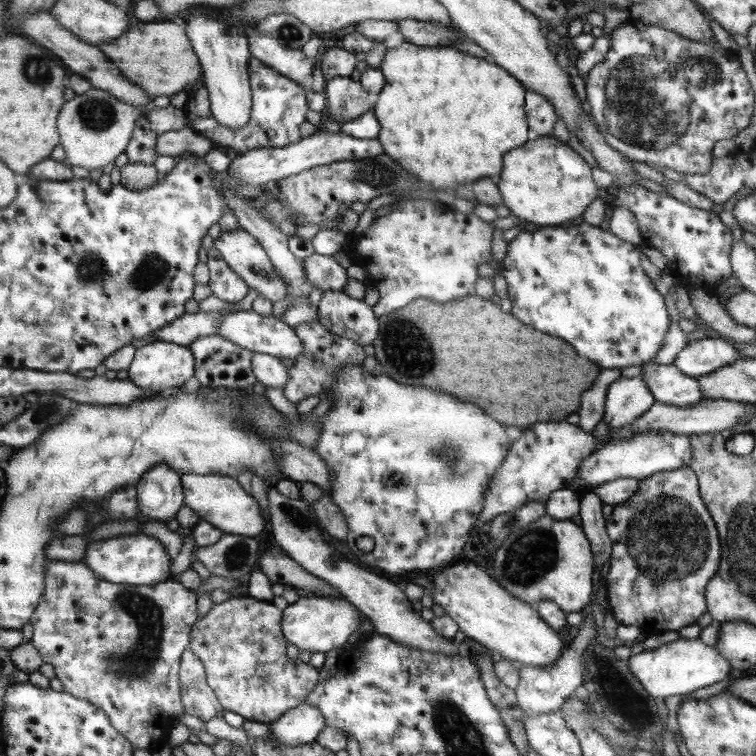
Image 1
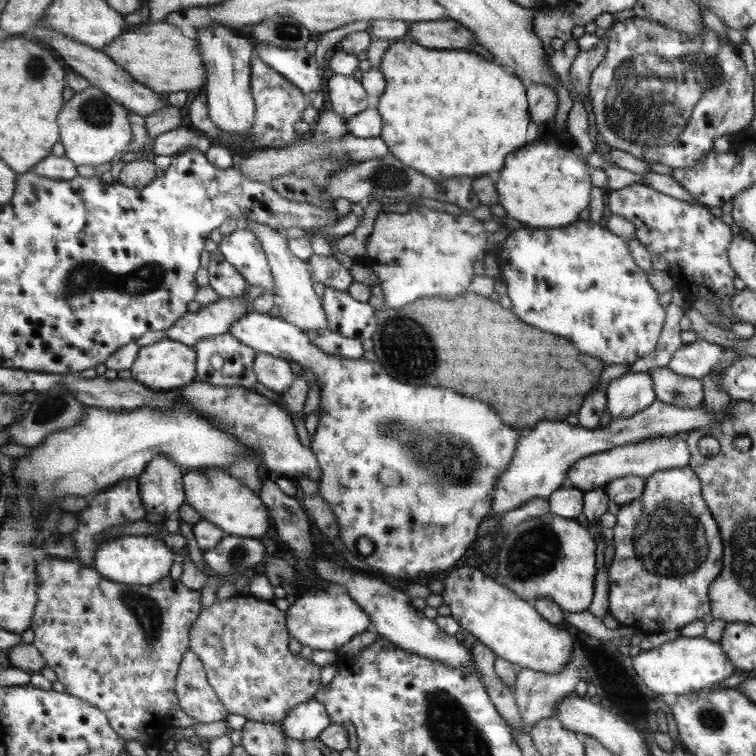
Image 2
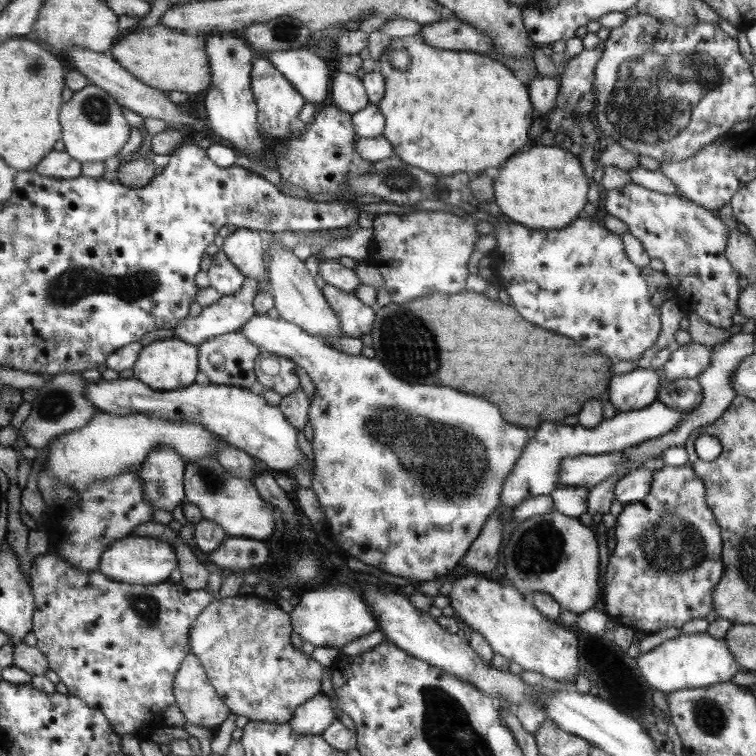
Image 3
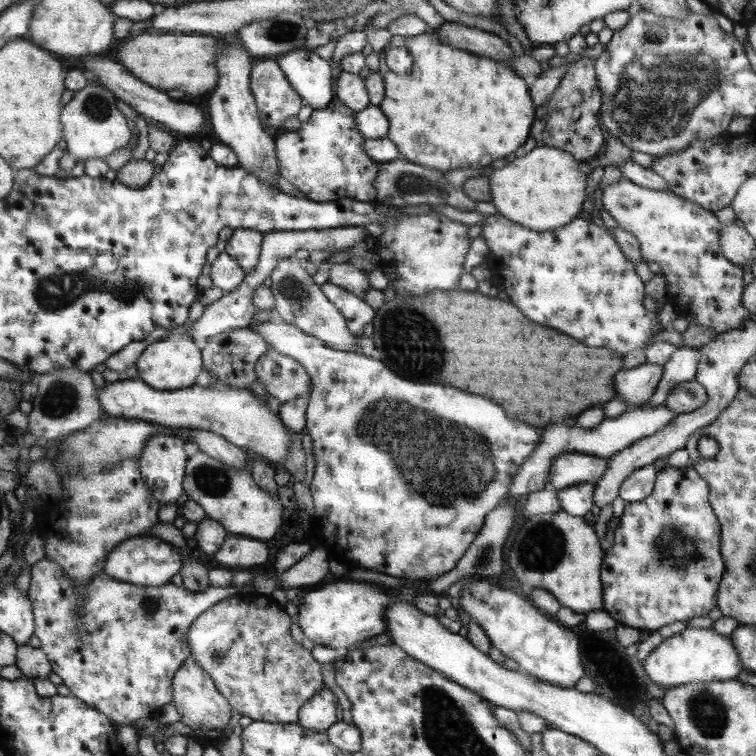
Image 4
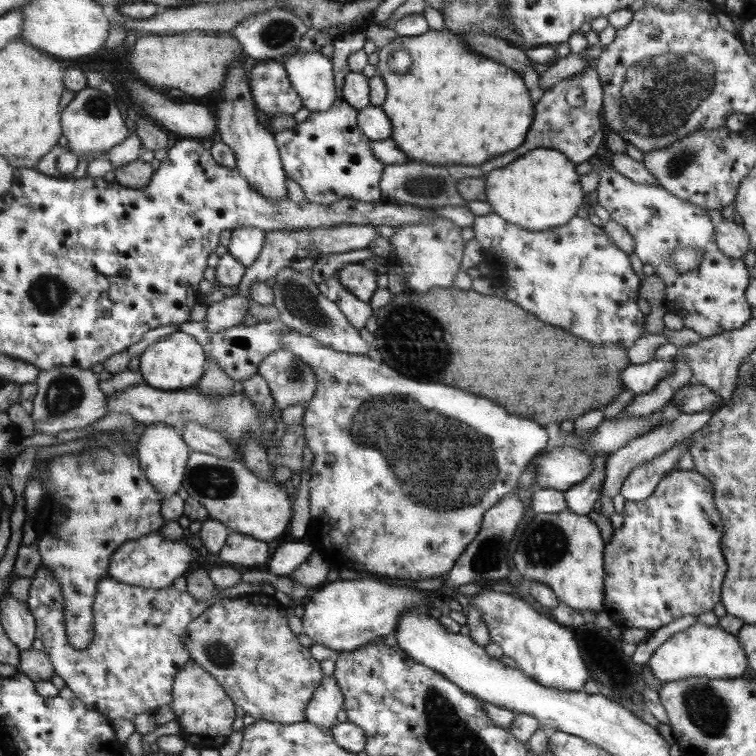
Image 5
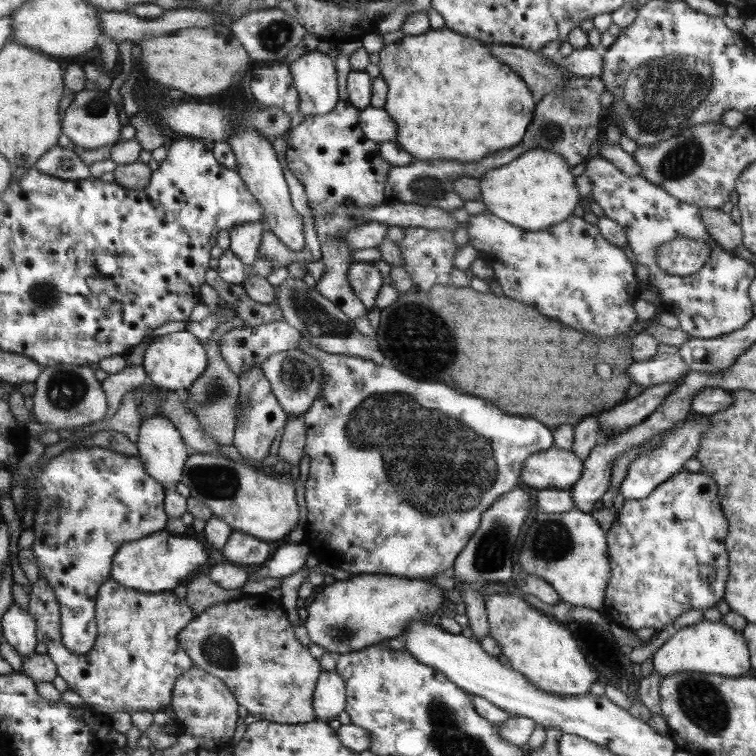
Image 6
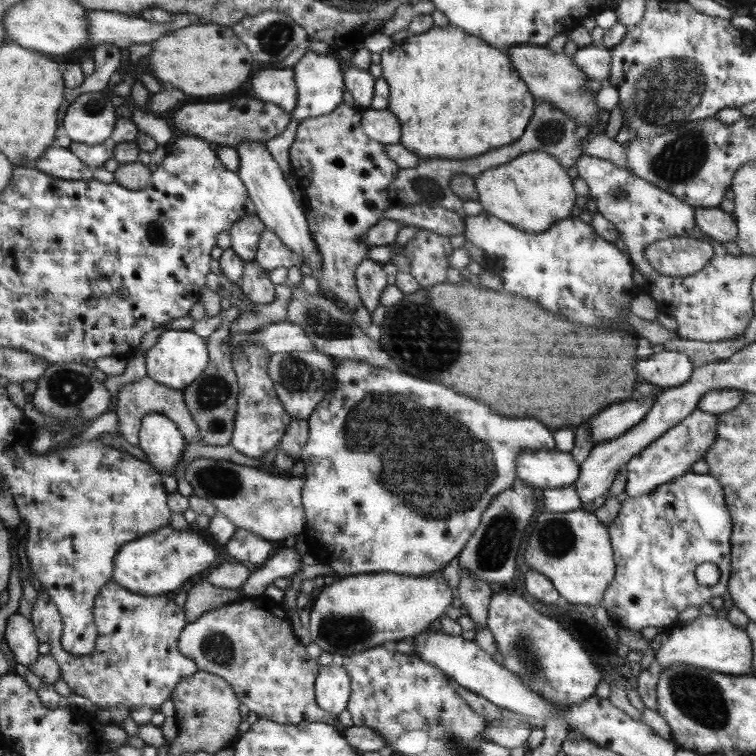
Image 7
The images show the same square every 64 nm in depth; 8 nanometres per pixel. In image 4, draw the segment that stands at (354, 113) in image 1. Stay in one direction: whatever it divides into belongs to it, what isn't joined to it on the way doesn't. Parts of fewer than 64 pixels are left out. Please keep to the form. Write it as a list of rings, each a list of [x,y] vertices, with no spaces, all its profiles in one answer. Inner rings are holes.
[[[342,70],[340,76],[335,79],[334,97],[354,113],[370,106],[365,79],[347,71]]]

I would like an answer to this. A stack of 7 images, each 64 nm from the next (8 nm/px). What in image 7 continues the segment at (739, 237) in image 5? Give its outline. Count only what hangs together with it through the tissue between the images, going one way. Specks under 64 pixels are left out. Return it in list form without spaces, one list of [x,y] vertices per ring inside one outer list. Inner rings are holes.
[[[713,206],[694,207],[694,218],[697,226],[713,240],[720,242],[735,241],[737,228],[730,214]]]

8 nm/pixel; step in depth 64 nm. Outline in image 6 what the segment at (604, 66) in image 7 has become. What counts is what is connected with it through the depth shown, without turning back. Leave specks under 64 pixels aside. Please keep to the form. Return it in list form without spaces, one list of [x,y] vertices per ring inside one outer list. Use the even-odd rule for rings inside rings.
[[[591,46],[579,50],[572,50],[565,57],[558,57],[559,69],[565,71],[572,77],[599,77],[601,75],[601,54]]]

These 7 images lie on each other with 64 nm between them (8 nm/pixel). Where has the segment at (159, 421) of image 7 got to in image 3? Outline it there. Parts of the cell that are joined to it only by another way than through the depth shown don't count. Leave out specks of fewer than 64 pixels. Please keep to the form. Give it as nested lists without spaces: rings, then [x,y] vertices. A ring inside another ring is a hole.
[[[159,445],[159,448],[151,450],[137,473],[143,485],[142,494],[145,494],[146,501],[154,507],[154,510],[171,512],[177,504],[184,502],[185,487],[182,484],[182,477],[185,476],[185,463],[175,449]]]

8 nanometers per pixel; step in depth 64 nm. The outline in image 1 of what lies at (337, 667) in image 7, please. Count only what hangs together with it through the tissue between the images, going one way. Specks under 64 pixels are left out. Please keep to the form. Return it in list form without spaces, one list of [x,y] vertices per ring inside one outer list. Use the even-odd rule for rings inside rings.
[[[304,702],[283,713],[269,726],[275,745],[294,747],[313,741],[325,728],[326,721],[317,707]]]

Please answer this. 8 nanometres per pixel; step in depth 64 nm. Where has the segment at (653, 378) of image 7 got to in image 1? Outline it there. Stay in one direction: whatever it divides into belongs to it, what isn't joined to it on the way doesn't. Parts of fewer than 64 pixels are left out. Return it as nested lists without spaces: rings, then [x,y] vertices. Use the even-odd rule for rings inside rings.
[[[619,377],[608,385],[601,421],[609,431],[635,421],[653,405],[653,395],[641,377]]]

